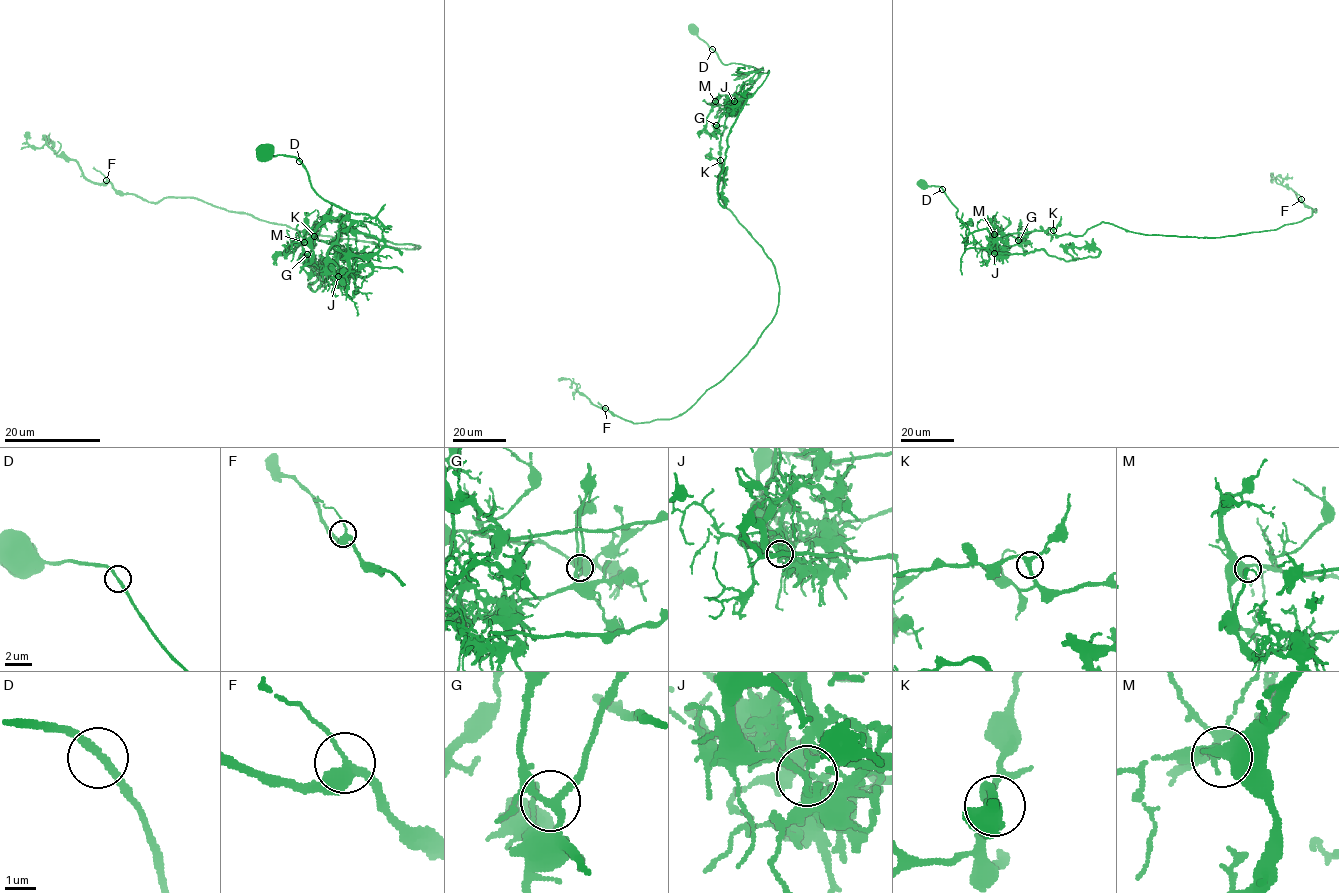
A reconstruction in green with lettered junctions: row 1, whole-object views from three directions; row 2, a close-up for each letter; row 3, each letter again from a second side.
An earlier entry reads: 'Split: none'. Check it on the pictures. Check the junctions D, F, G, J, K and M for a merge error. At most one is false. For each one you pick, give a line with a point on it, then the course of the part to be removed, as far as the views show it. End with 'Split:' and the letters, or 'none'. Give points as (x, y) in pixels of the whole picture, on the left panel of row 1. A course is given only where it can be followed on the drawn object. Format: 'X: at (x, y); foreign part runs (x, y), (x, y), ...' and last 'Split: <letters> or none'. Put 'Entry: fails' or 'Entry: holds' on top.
Entry: fails
J: at (338, 276); foreign part runs (338, 277), (350, 277), (333, 278), (326, 269), (314, 291), (310, 283), (324, 269), (318, 266), (325, 289)
Split: J

